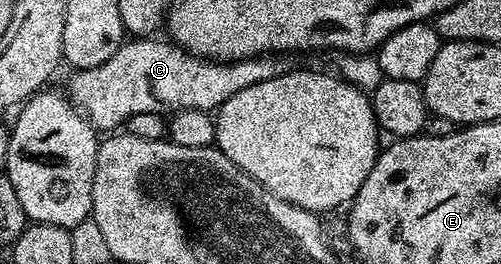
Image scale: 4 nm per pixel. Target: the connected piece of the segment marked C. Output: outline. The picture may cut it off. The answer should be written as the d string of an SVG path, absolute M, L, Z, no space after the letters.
M131 38L122 44L101 66L72 71L66 91L69 99L97 130L119 130L133 114L171 114L180 108L196 108L202 112L218 110L233 94L257 82L283 76L292 71L288 57L283 54L251 56L247 60L216 62L186 52L170 39Z

